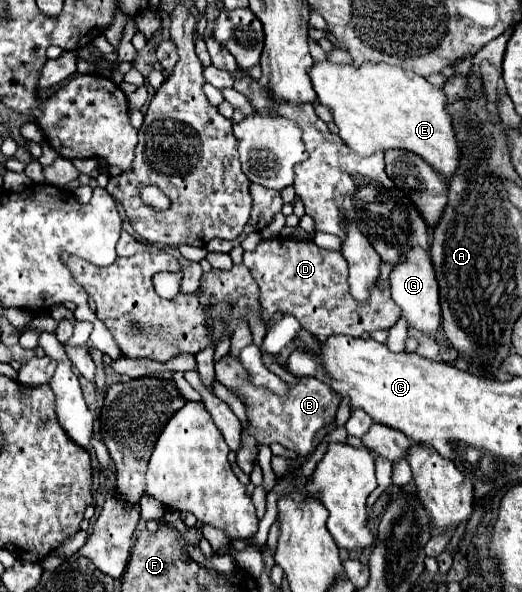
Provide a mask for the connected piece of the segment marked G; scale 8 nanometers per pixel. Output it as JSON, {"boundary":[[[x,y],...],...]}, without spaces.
{"boundary":[[[413,247],[405,257],[405,263],[393,267],[391,271],[391,297],[401,307],[401,317],[407,321],[409,329],[419,331],[421,335],[435,337],[441,325],[441,307],[439,307],[439,291],[433,275],[433,265],[429,259],[429,251],[421,251],[421,247]]]}

